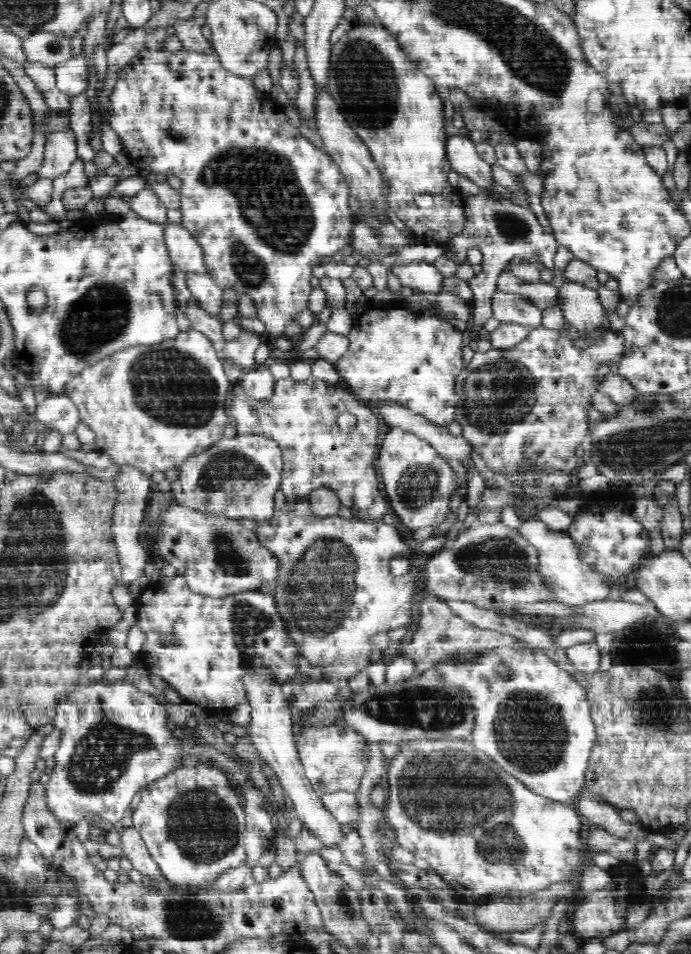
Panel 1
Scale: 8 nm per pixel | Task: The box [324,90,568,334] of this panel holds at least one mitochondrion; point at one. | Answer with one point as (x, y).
(511, 227)

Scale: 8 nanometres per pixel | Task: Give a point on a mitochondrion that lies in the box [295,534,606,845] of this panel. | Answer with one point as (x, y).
(531, 732)

